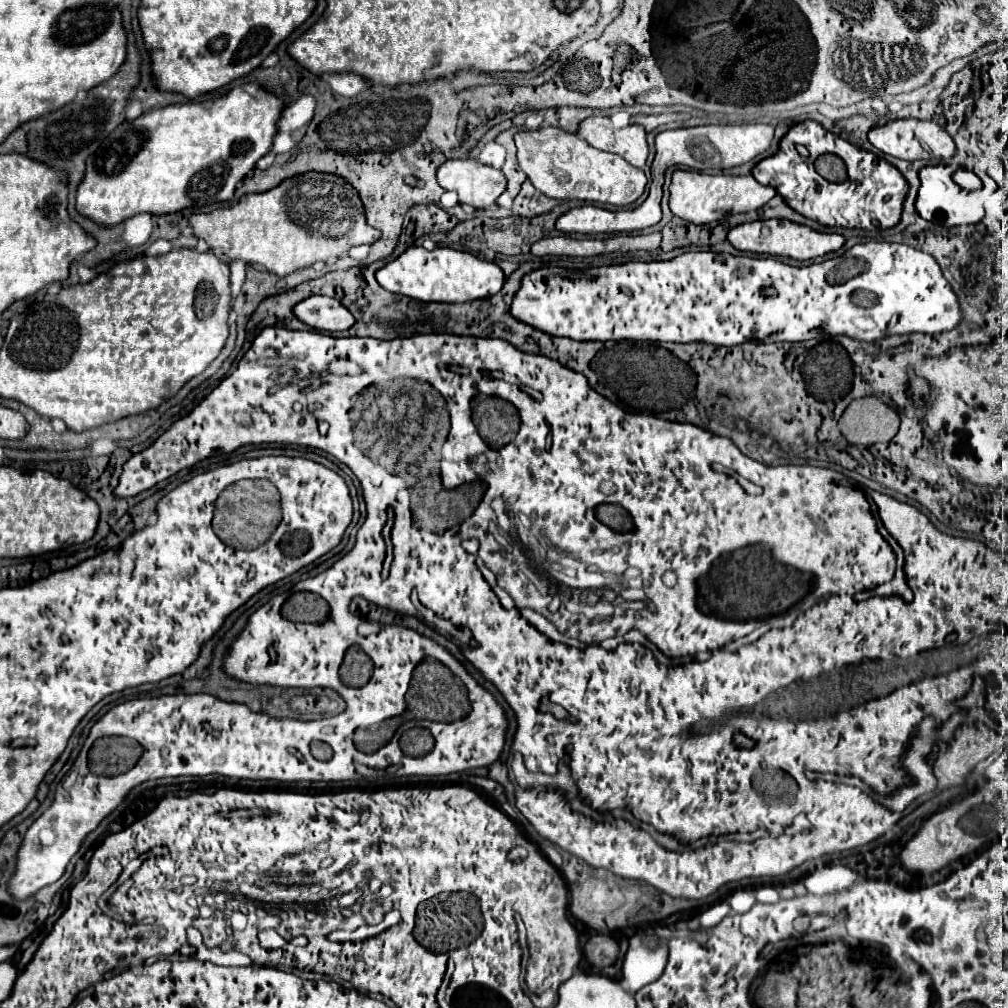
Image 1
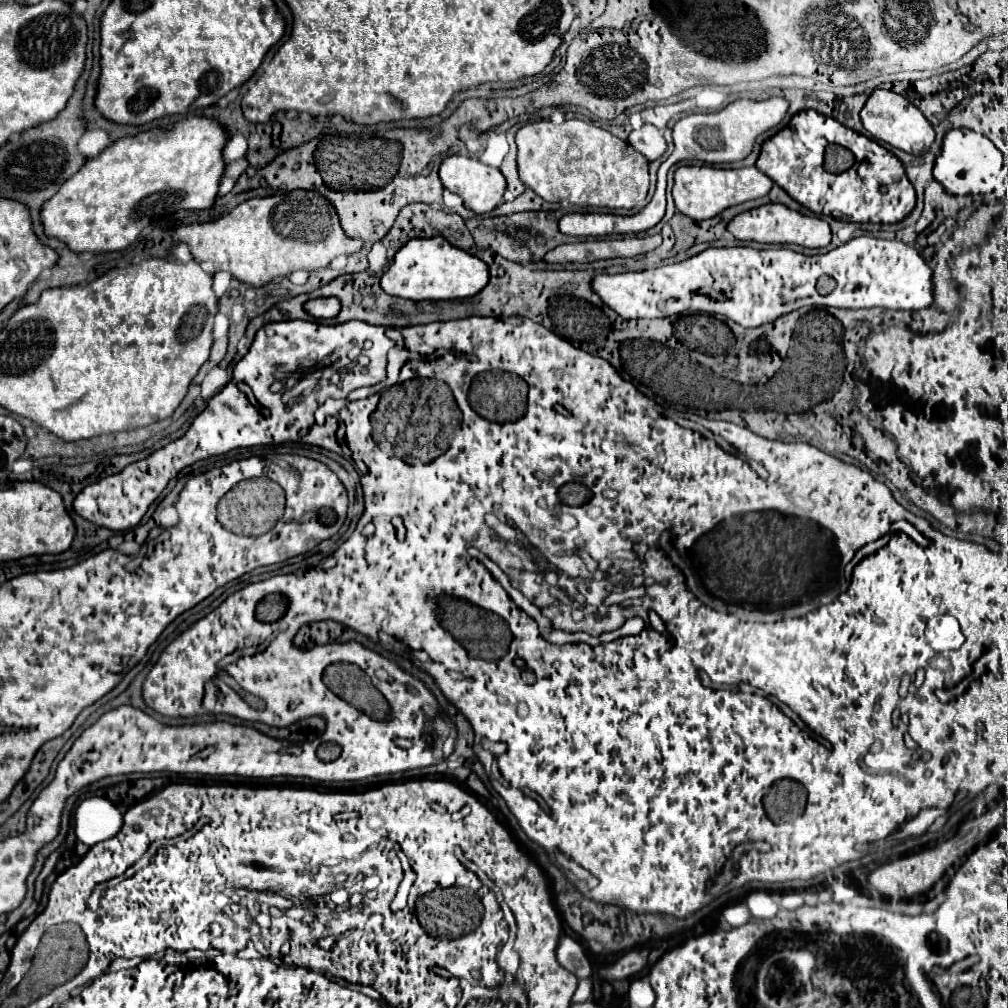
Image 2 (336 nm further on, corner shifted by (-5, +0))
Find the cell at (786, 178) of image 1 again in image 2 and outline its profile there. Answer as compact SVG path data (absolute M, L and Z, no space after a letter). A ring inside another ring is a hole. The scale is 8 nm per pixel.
M810 109L794 115L792 121L780 133L776 133L772 139L768 139L762 145L756 167L806 209L840 221L898 223L916 205L916 191L910 185L902 163L888 149L844 127L836 119L820 115ZM828 143L838 143L838 145L828 145ZM858 155L866 157L866 161L860 165L858 165ZM822 157L824 157L824 165L822 165ZM824 167L830 173L826 173Z

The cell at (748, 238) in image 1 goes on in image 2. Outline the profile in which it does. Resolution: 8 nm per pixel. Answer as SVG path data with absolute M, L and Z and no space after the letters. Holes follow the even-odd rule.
M762 205L758 209L746 211L742 215L736 215L728 223L728 231L740 239L740 241L758 241L758 243L790 243L790 245L800 245L808 249L820 249L826 247L832 239L830 225L818 217L808 217L798 211L792 211L784 205Z

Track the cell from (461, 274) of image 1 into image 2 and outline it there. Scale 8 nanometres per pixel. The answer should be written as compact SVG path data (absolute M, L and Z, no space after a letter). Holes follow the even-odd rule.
M444 237L412 239L394 257L390 267L382 275L382 289L388 295L412 299L412 301L444 301L444 299L464 299L474 297L488 285L488 265L450 245Z

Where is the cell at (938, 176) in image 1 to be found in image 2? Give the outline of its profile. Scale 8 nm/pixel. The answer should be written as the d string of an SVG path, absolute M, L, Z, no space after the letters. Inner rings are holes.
M952 129L944 137L942 153L934 161L932 175L950 195L978 195L994 191L992 187L998 185L1000 171L1004 169L1004 165L1006 161L1002 151L984 135L970 129Z

